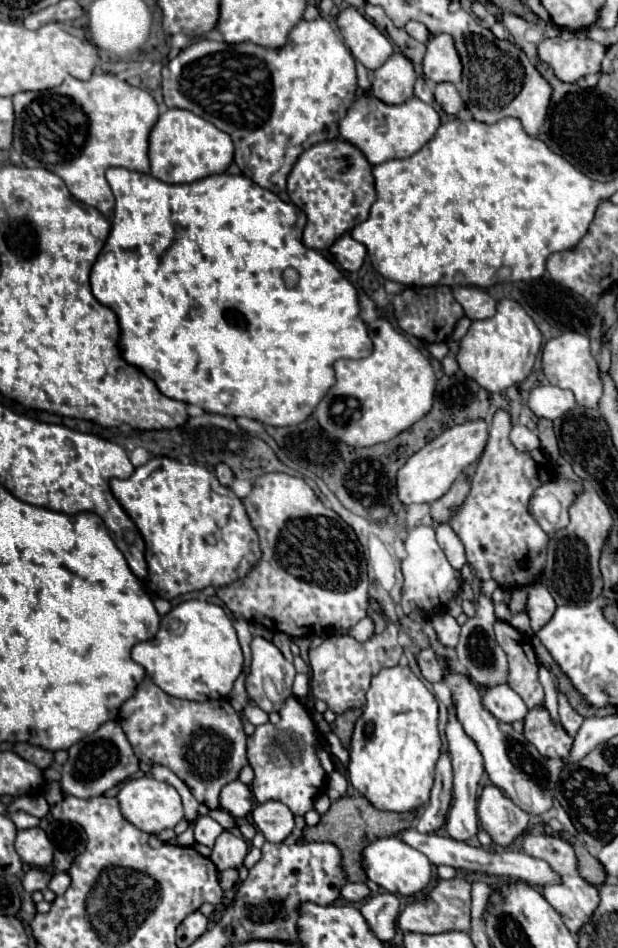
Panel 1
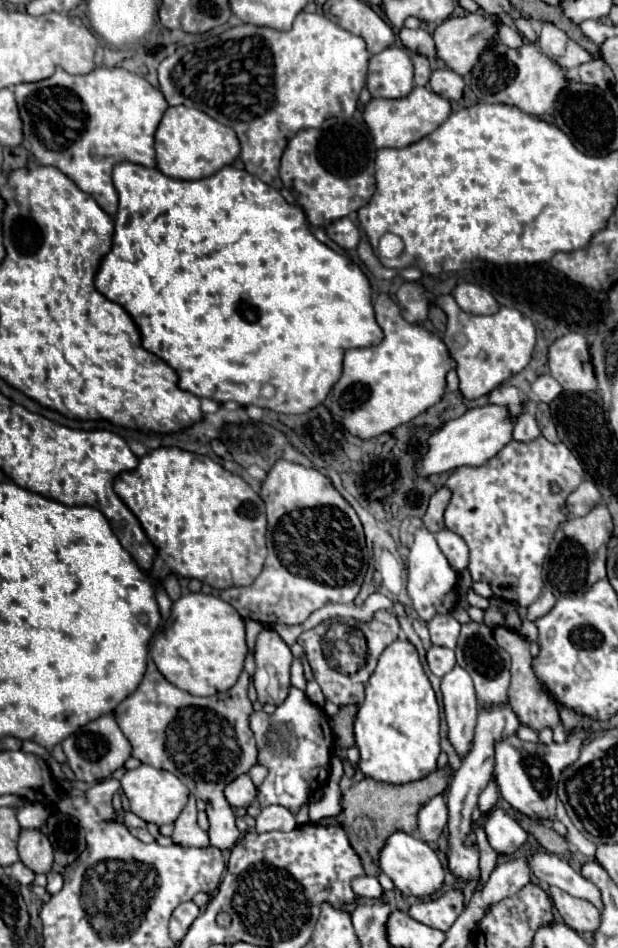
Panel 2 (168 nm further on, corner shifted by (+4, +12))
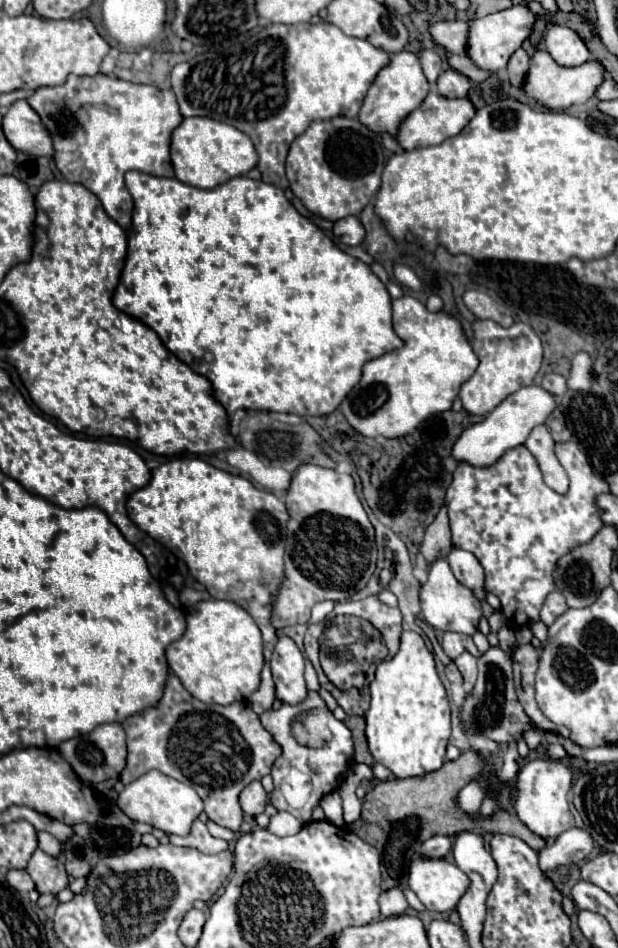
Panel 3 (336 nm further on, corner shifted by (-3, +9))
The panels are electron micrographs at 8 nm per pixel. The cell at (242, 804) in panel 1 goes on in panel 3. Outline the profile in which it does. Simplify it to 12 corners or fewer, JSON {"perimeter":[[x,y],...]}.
{"perimeter":[[251,781],[239,795],[247,815],[263,813],[267,793],[261,781]]}

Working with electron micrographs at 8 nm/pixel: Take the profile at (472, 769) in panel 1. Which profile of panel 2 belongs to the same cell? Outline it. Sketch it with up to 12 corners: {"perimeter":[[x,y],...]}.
{"perimeter":[[456,664],[442,678],[450,742],[466,756],[478,700],[470,674]]}

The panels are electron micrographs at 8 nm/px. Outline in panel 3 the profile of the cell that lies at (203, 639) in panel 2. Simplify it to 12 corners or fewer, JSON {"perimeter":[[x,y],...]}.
{"perimeter":[[243,607],[187,609],[169,669],[203,703],[245,701],[265,663]]}

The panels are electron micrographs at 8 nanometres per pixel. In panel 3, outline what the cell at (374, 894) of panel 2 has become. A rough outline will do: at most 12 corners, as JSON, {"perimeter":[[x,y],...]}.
{"perimeter":[[399,887],[379,895],[381,915],[405,913],[407,903]]}

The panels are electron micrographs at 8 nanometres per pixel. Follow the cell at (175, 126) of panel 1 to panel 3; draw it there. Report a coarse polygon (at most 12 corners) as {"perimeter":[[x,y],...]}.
{"perimeter":[[209,117],[171,135],[179,181],[201,189],[253,169],[251,139]]}

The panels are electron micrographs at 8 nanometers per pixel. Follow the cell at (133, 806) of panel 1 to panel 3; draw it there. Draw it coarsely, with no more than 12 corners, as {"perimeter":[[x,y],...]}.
{"perimeter":[[161,771],[117,799],[133,821],[187,835],[203,811],[197,791]]}

